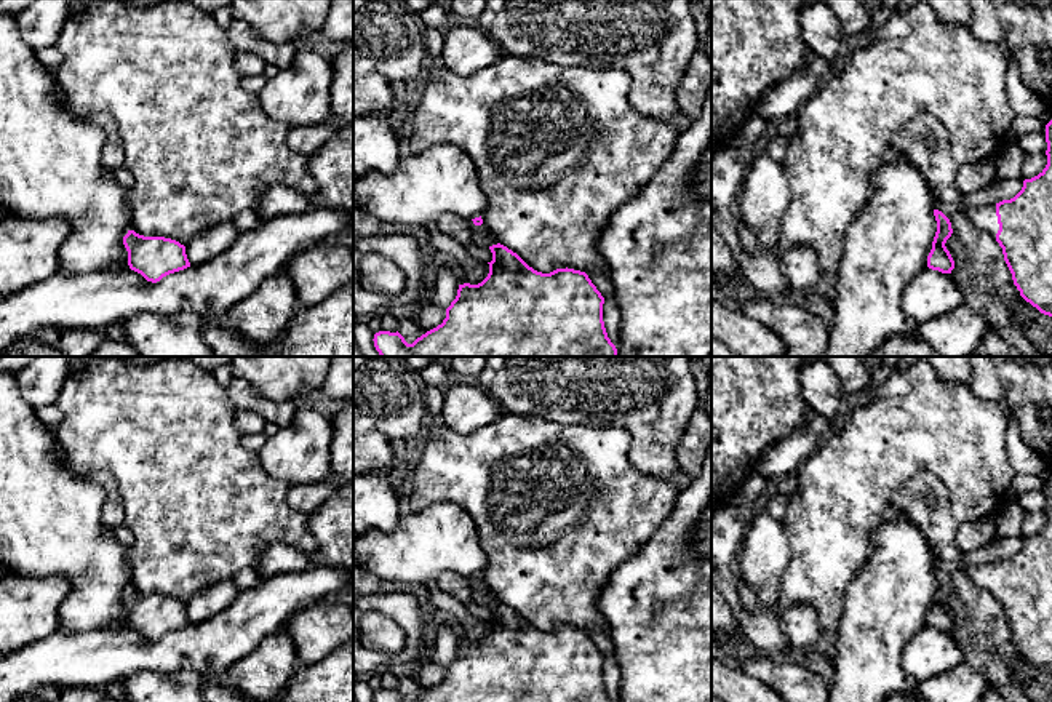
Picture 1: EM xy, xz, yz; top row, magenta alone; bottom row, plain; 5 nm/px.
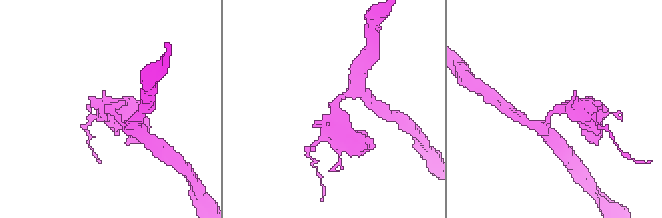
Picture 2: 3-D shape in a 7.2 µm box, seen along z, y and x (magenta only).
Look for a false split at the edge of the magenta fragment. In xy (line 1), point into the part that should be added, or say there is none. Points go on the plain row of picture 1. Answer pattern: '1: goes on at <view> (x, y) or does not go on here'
1: does not go on here

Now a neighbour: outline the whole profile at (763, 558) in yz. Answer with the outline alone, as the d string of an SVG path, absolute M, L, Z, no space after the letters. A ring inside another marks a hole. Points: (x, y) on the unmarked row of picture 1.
M761 504L758 513L745 521L735 560L735 572L756 592L759 608L779 609L783 604L780 588L790 553L787 531Z

